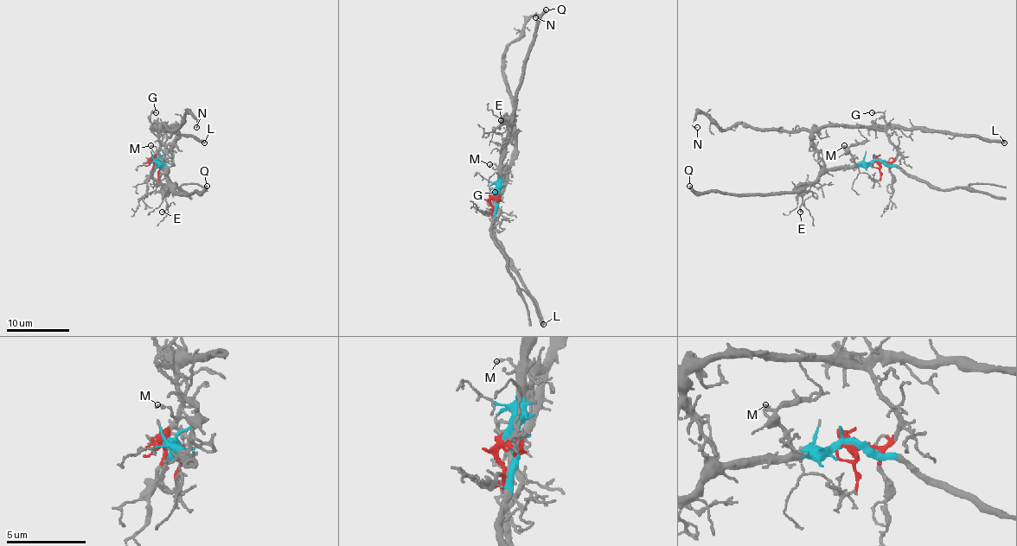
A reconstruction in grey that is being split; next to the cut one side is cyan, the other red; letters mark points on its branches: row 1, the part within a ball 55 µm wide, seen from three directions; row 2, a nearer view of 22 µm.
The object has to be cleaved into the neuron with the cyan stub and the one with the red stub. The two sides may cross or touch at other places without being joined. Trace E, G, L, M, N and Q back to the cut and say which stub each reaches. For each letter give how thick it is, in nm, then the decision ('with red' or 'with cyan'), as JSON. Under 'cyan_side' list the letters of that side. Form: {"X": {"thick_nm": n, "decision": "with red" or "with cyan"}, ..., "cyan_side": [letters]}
{"E": {"thick_nm": 160, "decision": "with cyan"}, "G": {"thick_nm": 120, "decision": "with red"}, "L": {"thick_nm": 360, "decision": "with red"}, "M": {"thick_nm": 160, "decision": "with cyan"}, "N": {"thick_nm": 130, "decision": "with red"}, "Q": {"thick_nm": 360, "decision": "with cyan"}, "cyan_side": ["E", "M", "Q"]}

